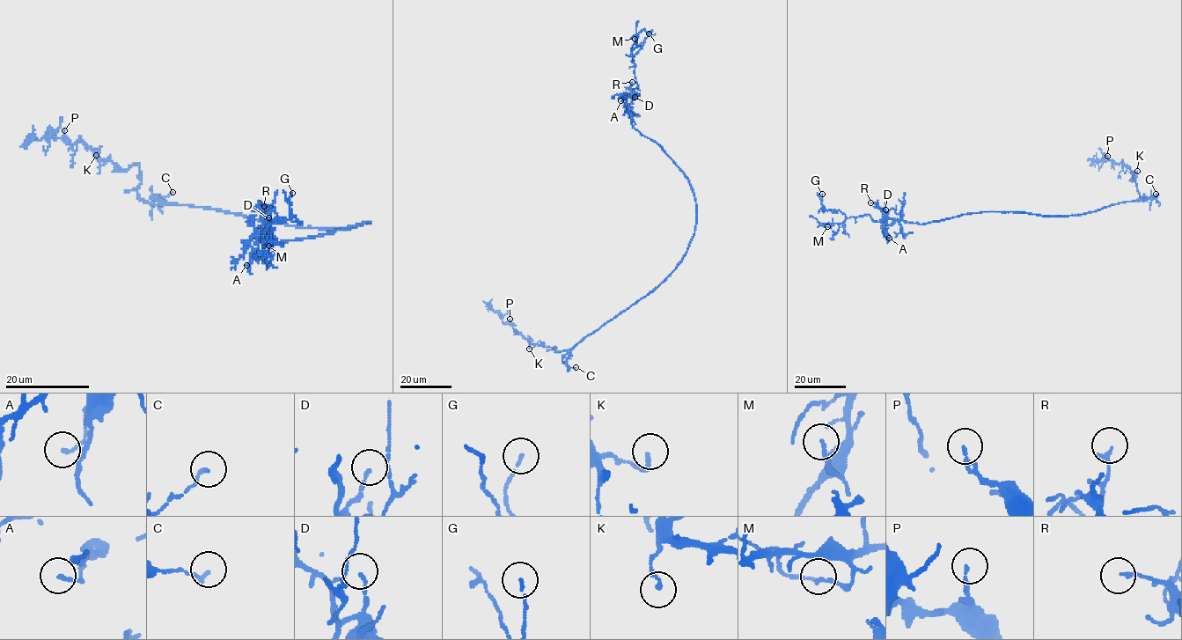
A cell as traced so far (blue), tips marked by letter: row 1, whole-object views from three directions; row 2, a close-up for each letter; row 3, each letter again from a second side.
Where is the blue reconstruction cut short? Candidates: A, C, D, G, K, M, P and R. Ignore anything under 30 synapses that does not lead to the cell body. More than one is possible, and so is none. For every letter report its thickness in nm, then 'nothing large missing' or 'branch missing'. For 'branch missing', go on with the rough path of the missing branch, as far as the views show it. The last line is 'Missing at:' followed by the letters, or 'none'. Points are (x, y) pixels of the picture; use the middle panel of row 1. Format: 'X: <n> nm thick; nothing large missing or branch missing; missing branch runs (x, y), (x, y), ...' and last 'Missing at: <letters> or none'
A: 140 nm thick; nothing large missing
C: 140 nm thick; nothing large missing
D: 120 nm thick; nothing large missing
G: 110 nm thick; nothing large missing
K: 160 nm thick; nothing large missing
M: 140 nm thick; nothing large missing
P: 170 nm thick; nothing large missing
R: 150 nm thick; nothing large missing
Missing at: none

